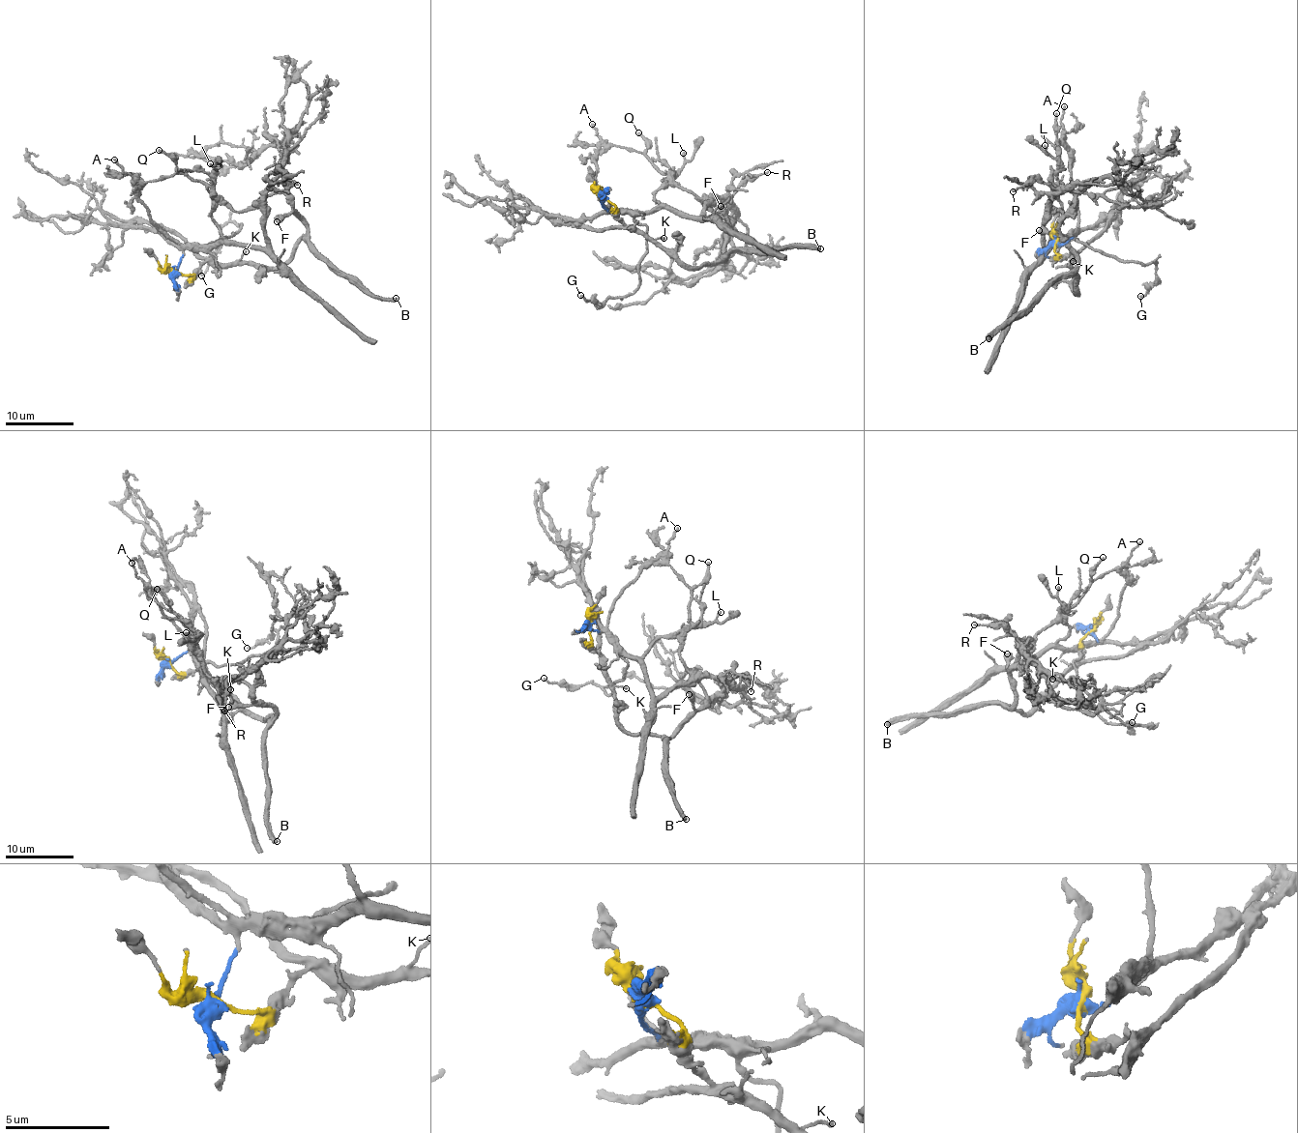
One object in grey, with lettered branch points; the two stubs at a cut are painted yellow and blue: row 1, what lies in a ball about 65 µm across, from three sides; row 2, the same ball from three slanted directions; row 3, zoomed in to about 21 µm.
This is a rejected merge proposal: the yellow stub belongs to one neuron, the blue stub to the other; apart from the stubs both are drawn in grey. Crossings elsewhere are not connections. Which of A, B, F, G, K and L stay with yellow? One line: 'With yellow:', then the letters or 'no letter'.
With yellow: B, F, K

